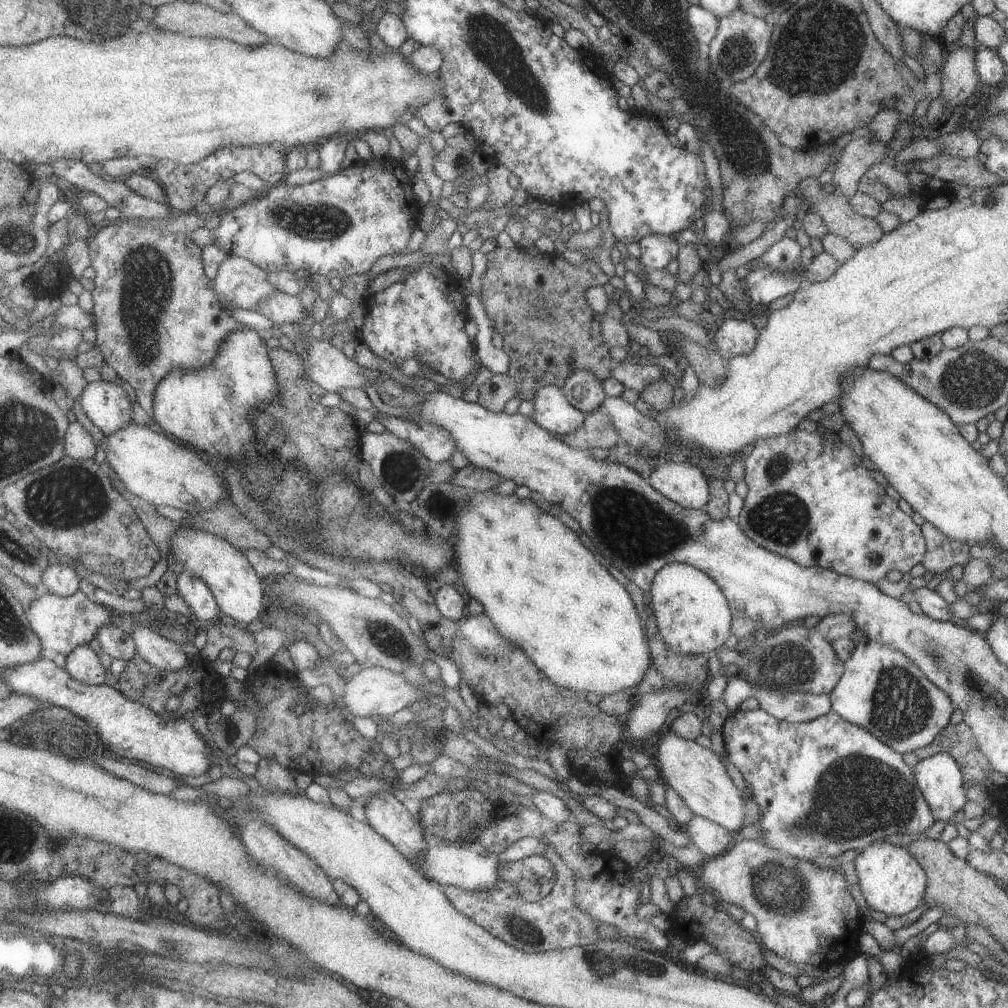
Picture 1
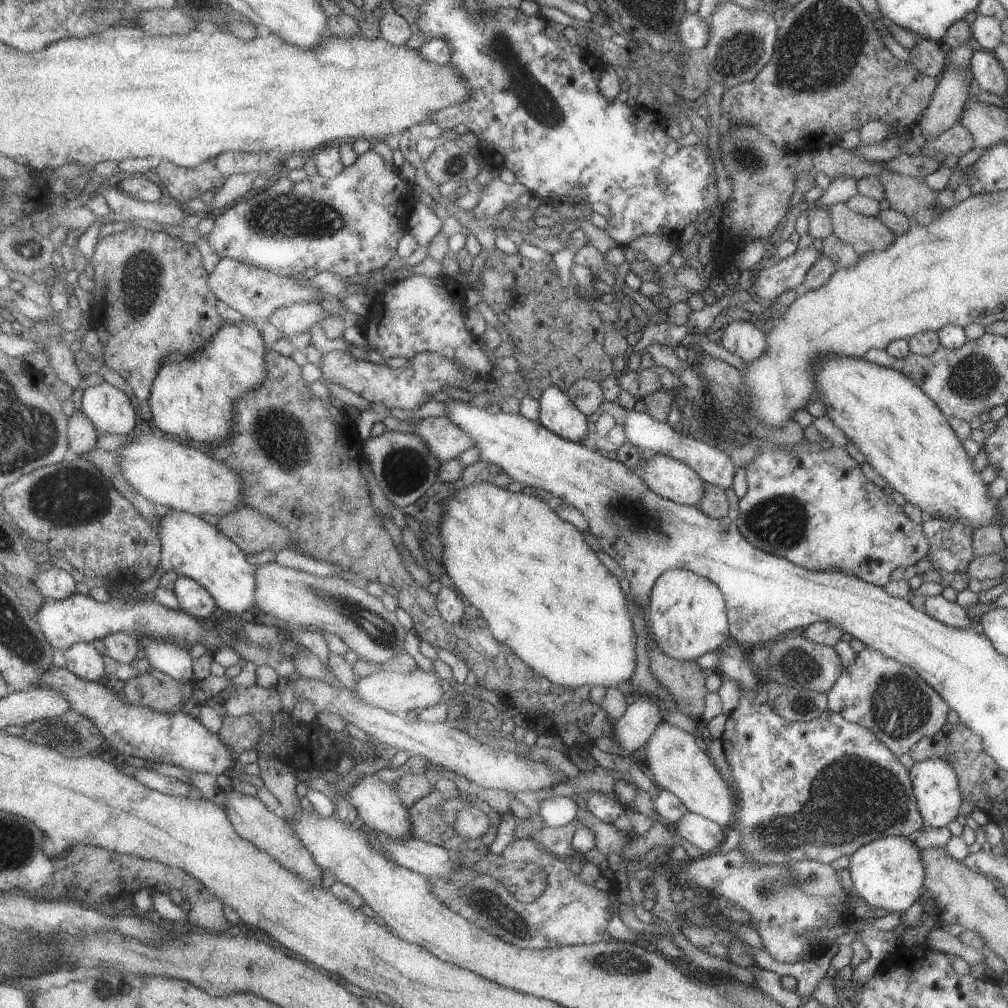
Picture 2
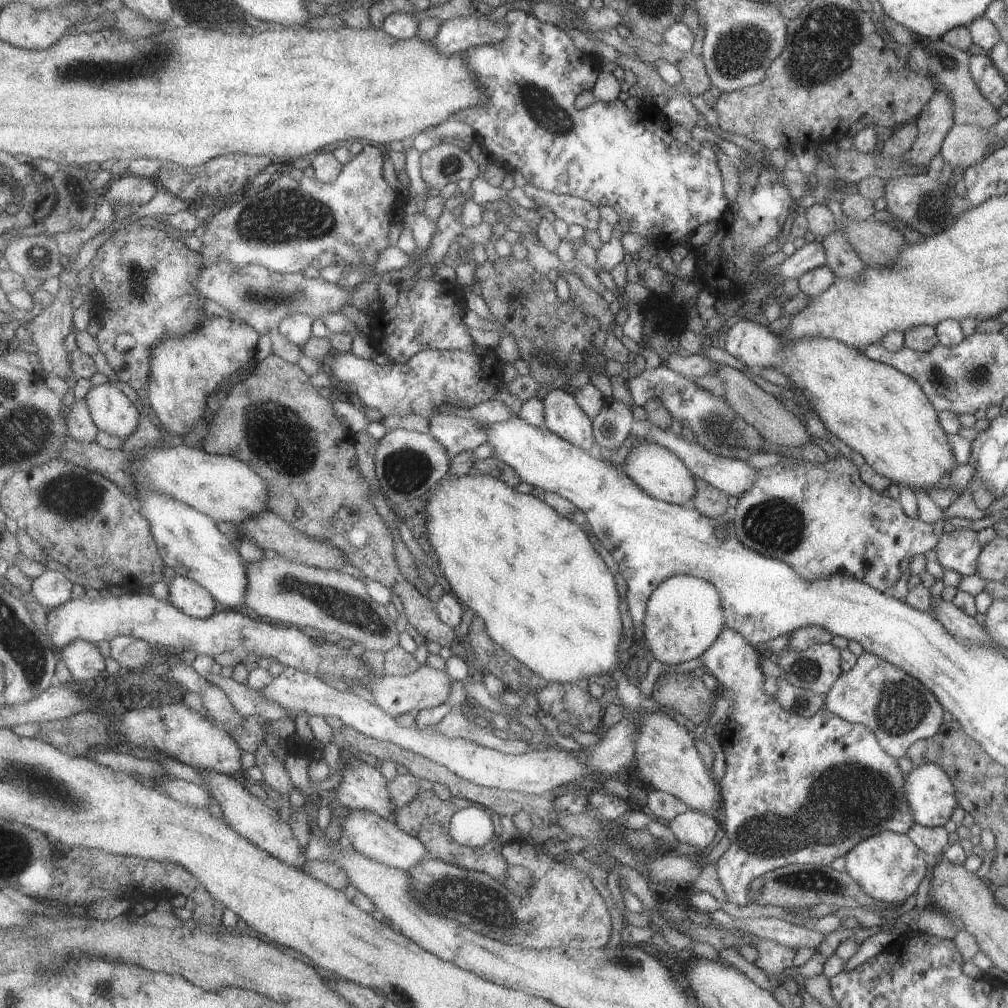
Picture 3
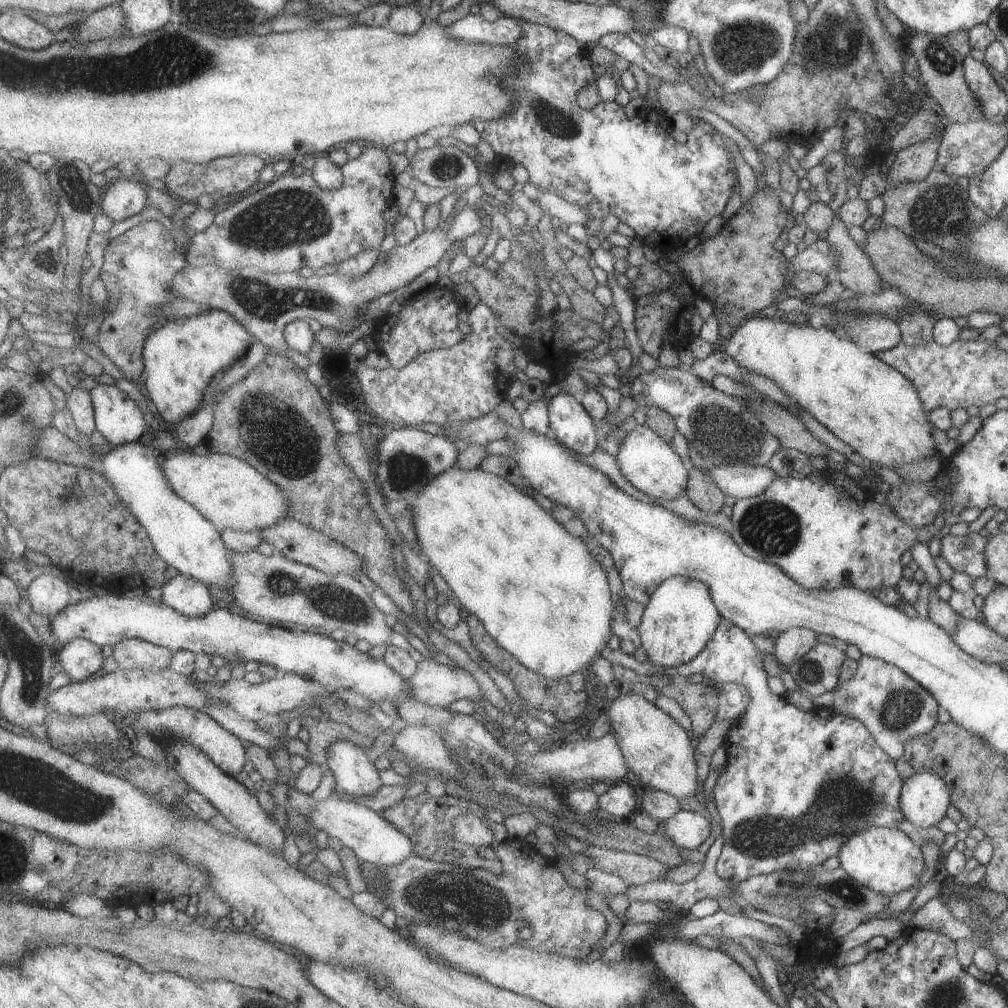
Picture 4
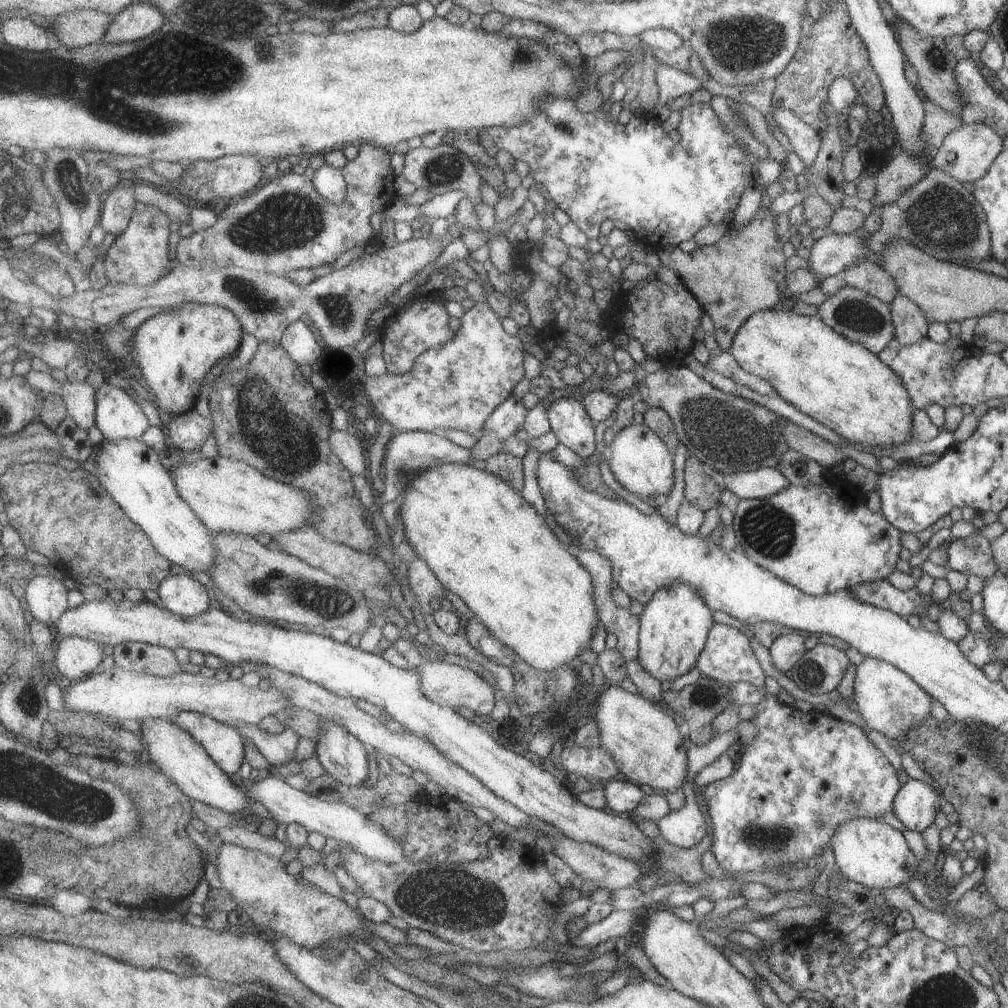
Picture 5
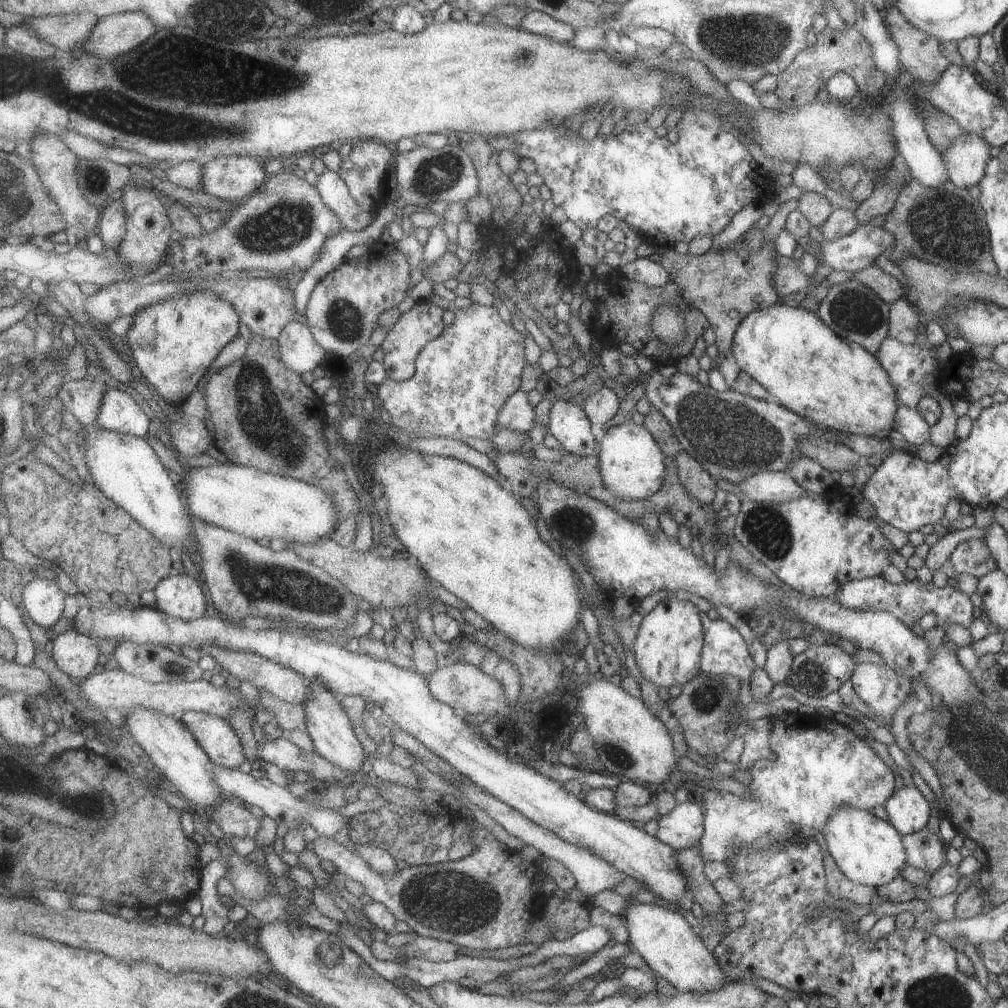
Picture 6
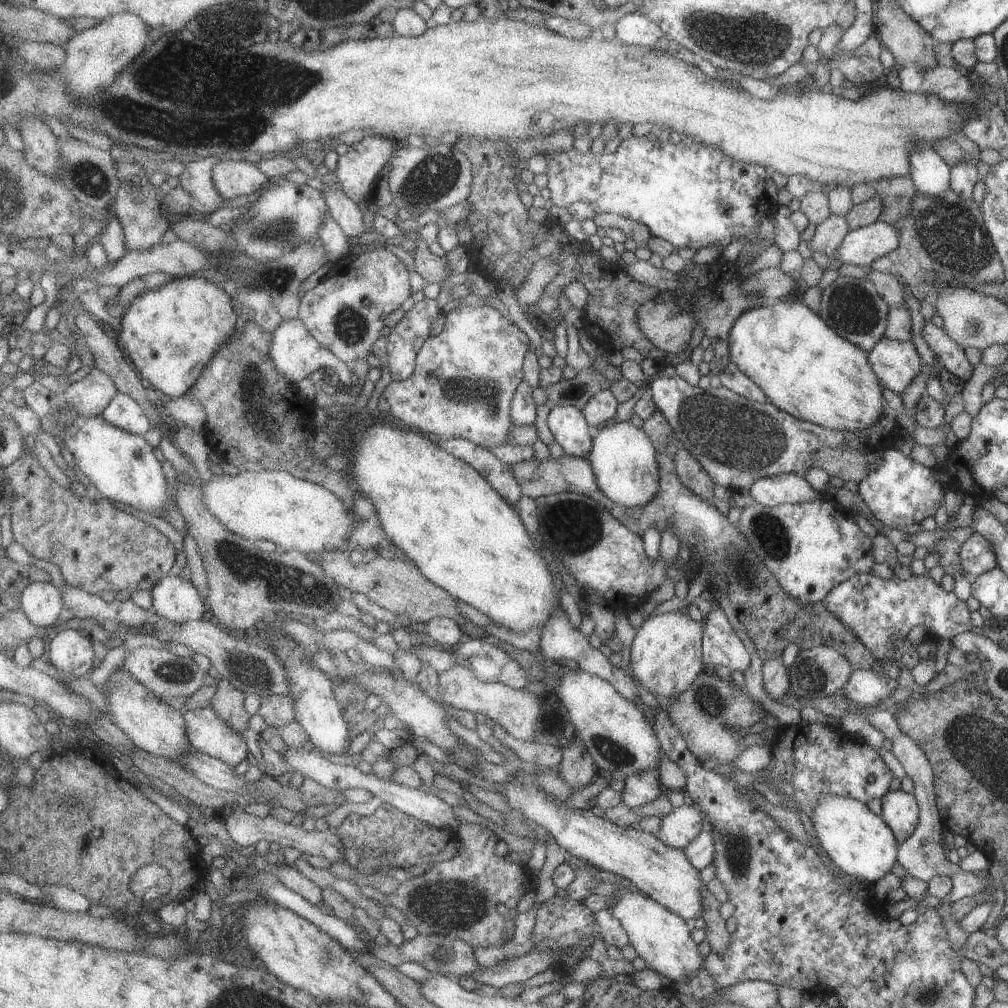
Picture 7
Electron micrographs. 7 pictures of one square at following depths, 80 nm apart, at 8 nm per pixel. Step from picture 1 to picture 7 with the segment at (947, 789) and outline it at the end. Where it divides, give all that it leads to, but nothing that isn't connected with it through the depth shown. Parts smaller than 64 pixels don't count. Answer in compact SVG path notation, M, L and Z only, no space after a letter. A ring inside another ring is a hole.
M899 789L881 796L880 802L880 818L891 828L897 843L903 842L917 828L919 804L917 804L915 796Z

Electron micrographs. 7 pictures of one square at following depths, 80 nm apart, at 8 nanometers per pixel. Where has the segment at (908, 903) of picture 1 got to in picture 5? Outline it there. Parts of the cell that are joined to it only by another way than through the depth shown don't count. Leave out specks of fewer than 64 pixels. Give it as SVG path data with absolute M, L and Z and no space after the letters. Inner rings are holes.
M866 818L847 820L845 824L841 824L841 826L837 826L833 830L831 844L829 844L830 850L833 851L833 856L835 856L835 869L838 869L845 878L849 878L852 882L861 884L866 888L883 890L899 887L908 879L914 878L913 874L915 874L918 864L917 860L913 858L911 850L907 847L907 842L905 842L903 835L902 832L898 832L895 828L884 824L880 820Z

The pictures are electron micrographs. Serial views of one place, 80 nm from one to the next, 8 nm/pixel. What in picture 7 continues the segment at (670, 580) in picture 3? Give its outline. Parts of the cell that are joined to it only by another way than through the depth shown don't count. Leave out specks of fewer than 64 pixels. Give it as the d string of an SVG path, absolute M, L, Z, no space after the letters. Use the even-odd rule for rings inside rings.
M677 611L647 616L629 648L629 668L636 680L654 697L678 696L697 678L702 662L702 626Z

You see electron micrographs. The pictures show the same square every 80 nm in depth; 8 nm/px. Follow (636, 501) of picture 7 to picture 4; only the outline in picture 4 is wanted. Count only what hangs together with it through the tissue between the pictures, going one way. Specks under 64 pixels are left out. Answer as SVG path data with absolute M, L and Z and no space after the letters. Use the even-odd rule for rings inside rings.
M646 425L622 436L615 458L623 478L651 499L673 500L684 494L687 488L688 464L682 463L670 444L665 443Z

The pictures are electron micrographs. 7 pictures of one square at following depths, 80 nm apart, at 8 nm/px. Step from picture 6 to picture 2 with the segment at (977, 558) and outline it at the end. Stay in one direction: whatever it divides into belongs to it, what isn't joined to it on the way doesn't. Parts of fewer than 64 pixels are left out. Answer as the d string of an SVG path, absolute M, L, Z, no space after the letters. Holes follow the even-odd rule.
M923 519L920 524L921 532L929 544L927 557L931 562L931 568L943 570L947 573L965 573L969 562L975 557L972 550L972 537L975 534L971 528L965 528L963 524L953 524L951 520Z

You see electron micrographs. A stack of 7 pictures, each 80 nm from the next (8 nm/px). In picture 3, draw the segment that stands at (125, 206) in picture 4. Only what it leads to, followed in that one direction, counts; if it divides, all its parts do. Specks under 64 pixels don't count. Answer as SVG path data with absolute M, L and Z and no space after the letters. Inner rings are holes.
M126 174L114 182L105 197L111 202L132 203L136 207L147 204L162 187L140 175Z

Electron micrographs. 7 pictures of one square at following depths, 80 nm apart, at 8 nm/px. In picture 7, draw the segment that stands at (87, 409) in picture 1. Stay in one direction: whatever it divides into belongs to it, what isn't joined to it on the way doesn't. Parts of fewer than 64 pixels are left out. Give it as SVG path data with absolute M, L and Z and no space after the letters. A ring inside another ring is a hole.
M120 391L115 394L102 416L109 424L135 435L144 435L152 426L143 406L129 394Z

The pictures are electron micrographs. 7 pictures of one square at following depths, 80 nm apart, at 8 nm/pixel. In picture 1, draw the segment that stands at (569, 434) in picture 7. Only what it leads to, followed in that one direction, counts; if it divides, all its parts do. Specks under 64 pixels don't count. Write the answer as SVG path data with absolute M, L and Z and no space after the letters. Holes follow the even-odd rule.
M545 384L539 388L533 398L533 412L529 418L537 426L552 435L569 434L575 432L583 423L584 414L573 408L565 399L561 388Z

